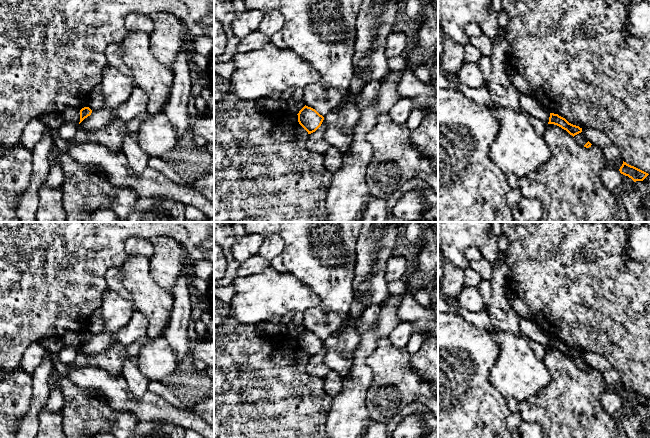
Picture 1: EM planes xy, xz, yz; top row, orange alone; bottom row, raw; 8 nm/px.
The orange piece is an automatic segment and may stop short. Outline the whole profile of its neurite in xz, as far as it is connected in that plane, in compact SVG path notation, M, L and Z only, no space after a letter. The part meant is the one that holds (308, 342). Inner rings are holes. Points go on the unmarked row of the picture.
M306 329L297 339L299 348L308 356L308 358L315 356L321 350L324 344L324 341L315 333Z

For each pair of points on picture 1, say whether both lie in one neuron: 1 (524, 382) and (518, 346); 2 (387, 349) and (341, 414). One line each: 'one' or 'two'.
1: one
2: two

